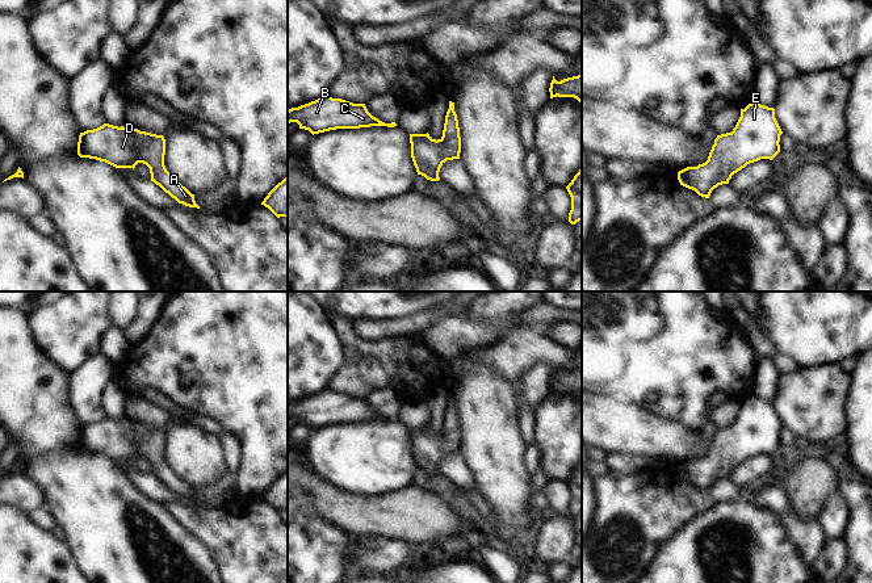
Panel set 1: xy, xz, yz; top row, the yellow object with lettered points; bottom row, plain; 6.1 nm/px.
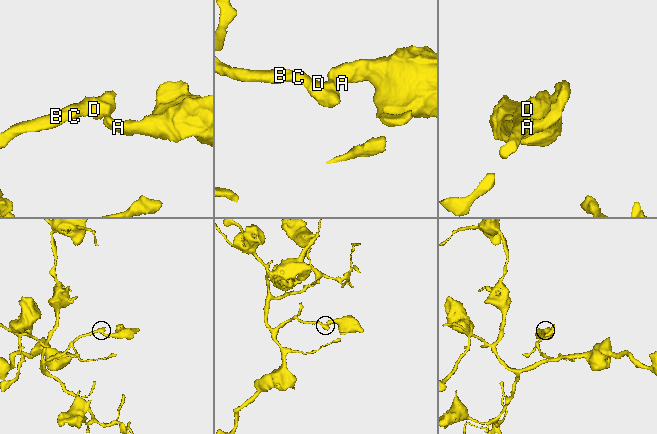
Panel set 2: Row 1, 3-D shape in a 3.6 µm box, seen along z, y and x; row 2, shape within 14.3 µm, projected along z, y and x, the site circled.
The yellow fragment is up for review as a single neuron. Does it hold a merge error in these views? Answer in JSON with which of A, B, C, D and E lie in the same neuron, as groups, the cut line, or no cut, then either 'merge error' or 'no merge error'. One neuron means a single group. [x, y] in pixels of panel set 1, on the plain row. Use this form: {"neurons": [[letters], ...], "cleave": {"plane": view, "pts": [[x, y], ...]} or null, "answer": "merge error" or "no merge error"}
{"neurons": [["A", "B", "C", "D", "E"]], "cleave": null, "answer": "no merge error"}

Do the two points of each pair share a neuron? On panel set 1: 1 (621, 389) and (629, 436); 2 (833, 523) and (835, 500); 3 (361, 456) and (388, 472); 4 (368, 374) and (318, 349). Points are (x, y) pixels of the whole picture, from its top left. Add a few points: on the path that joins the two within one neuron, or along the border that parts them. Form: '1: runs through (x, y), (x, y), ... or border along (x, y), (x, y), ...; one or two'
1: border along (595, 394), (631, 402), (653, 414); two
2: runs through (834, 518), (835, 506); one
3: runs through (368, 458), (374, 458), (381, 465); one
4: border along (335, 331), (344, 349), (344, 360), (326, 388); two

